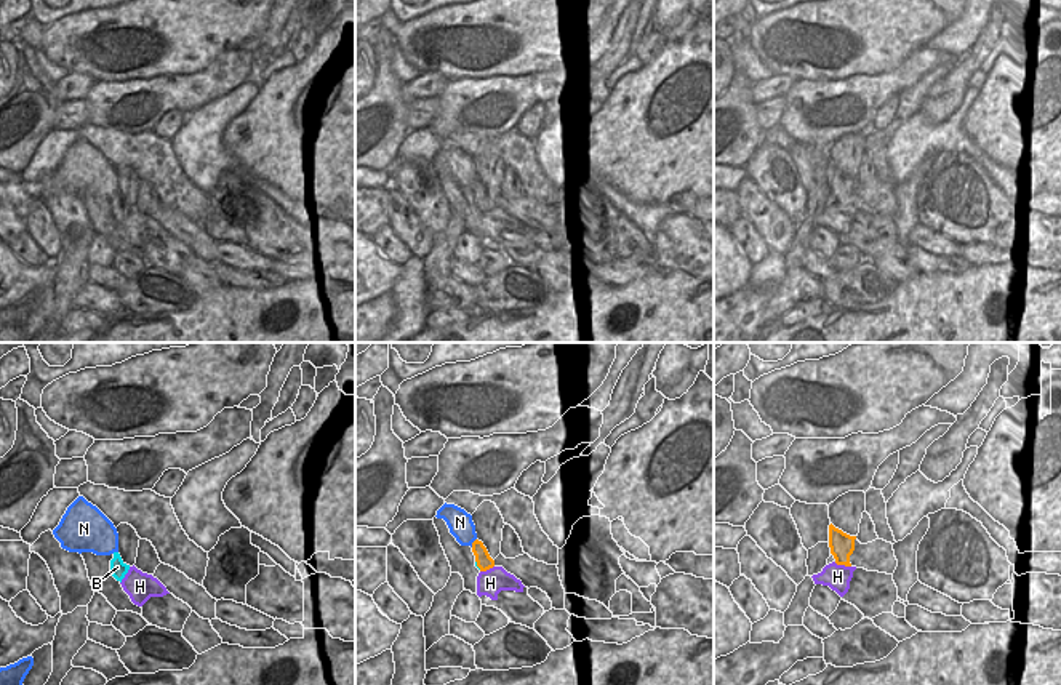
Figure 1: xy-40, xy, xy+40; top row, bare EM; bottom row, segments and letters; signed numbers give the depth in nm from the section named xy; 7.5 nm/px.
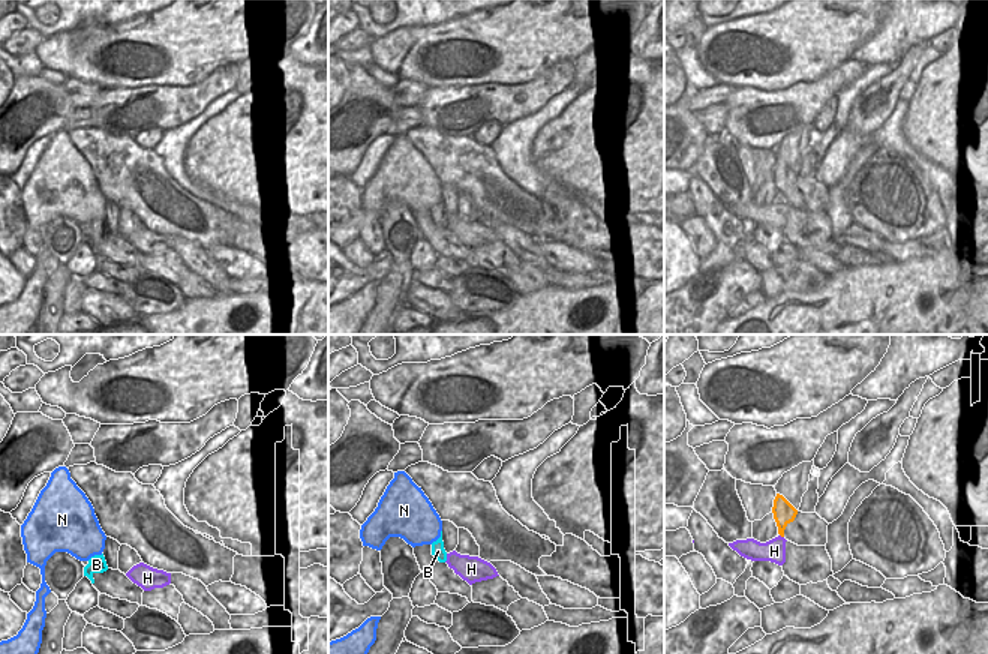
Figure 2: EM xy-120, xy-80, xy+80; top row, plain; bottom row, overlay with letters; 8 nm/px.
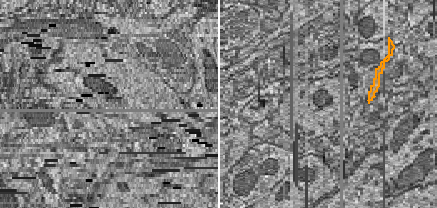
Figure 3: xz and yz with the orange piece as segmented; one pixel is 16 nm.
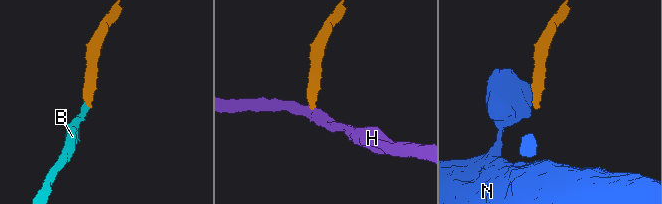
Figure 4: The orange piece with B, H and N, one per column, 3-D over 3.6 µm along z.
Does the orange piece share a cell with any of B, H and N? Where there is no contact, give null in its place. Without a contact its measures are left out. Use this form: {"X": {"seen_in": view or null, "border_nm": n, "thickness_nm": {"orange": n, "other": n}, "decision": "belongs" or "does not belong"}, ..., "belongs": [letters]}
{"B": {"seen_in": "xy", "border_nm": 80, "thickness_nm": {"orange": 120, "other": 20}, "decision": "belongs"}, "H": {"seen_in": "xy+40", "border_nm": 140, "thickness_nm": {"orange": 180, "other": 190}, "decision": "does not belong"}, "N": {"seen_in": "xy", "border_nm": 80, "thickness_nm": {"orange": 120, "other": 190}, "decision": "does not belong"}, "belongs": ["B"]}

